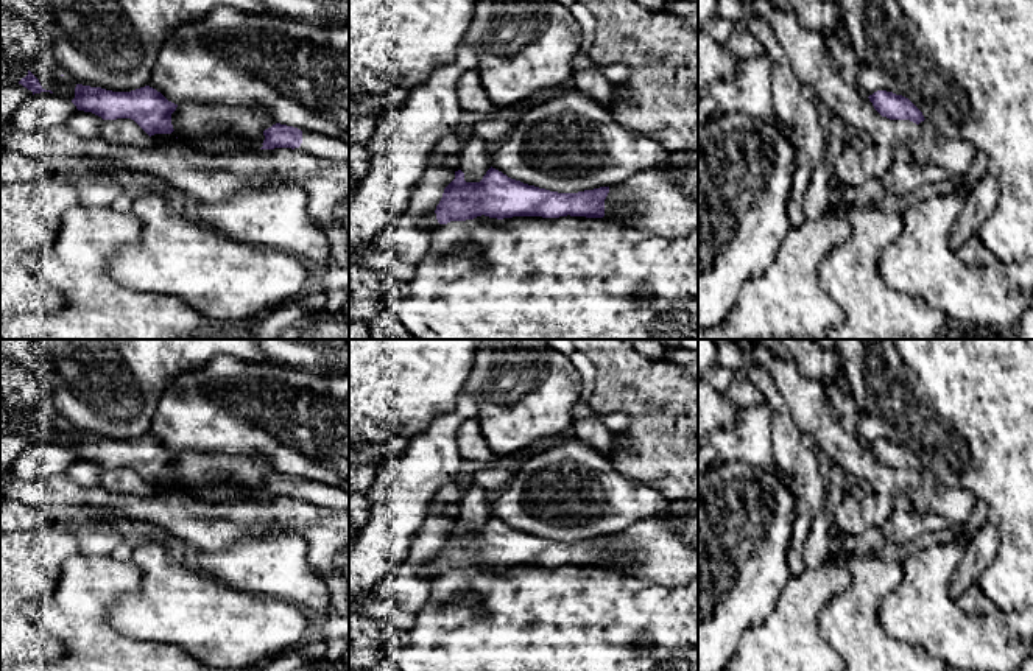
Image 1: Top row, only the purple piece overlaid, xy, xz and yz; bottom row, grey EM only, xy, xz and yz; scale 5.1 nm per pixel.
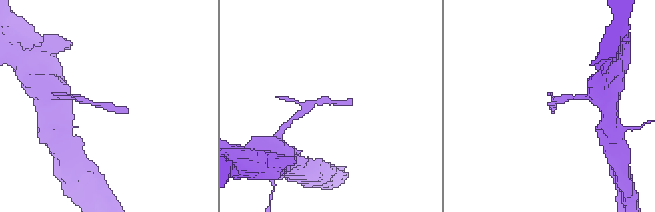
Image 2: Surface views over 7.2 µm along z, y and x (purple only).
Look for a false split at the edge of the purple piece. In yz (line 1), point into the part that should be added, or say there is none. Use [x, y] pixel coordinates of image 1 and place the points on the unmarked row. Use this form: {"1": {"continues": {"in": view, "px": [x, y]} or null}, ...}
{"1": {"continues": null}}

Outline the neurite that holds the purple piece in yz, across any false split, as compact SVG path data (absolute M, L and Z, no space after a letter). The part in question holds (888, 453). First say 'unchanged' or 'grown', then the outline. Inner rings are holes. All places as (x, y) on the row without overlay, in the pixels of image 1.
unchanged; M877 439L868 445L874 458L890 469L924 470L922 461L905 445L887 439Z

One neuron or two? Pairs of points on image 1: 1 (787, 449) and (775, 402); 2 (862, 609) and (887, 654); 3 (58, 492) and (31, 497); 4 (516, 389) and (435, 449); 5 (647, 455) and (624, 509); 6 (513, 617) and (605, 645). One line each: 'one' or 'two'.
1: one
2: one
3: one
4: two
5: two
6: one

